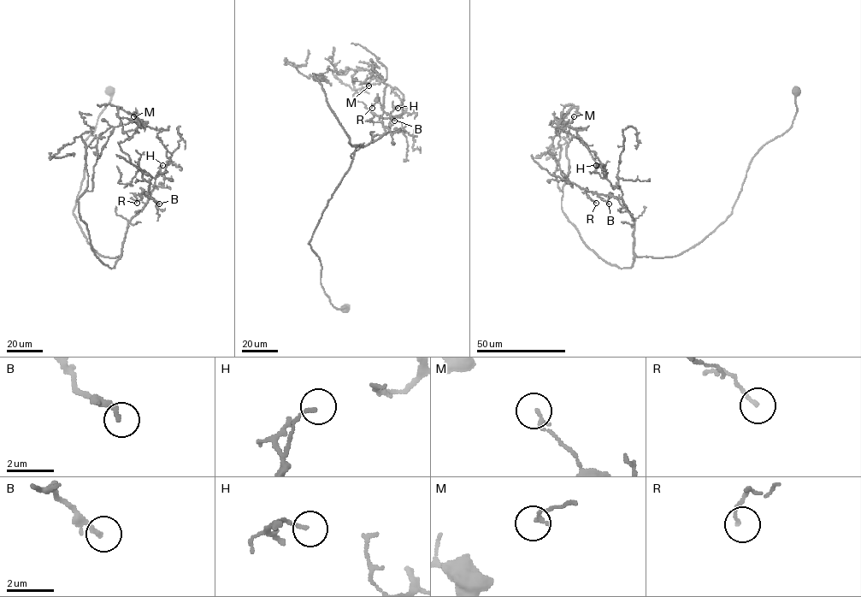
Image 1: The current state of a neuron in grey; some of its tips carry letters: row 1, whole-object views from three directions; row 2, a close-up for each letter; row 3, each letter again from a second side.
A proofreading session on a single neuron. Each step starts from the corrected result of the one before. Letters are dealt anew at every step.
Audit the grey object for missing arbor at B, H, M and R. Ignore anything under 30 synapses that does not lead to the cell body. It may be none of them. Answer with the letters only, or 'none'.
none

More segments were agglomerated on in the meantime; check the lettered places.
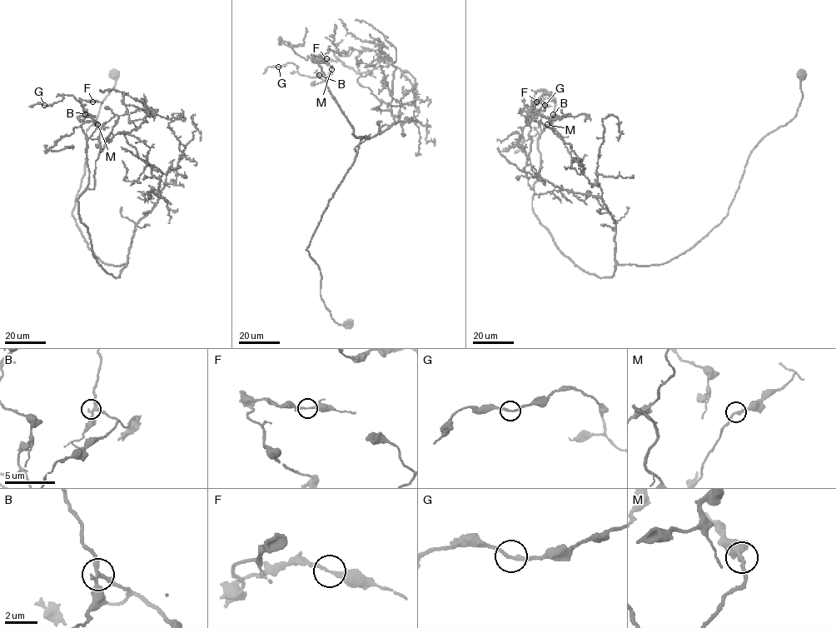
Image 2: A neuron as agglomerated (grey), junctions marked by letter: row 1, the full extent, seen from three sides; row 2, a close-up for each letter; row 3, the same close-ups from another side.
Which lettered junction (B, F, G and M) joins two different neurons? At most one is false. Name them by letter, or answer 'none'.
none

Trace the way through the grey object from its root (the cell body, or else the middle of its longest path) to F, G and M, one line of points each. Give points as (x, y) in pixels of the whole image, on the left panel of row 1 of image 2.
F: (116, 75), (72, 215), (119, 277), (78, 213), (93, 102)
G: (116, 75), (72, 215), (119, 277), (78, 213), (97, 124), (72, 96), (44, 105)
M: (116, 75), (87, 131), (72, 215), (96, 256), (126, 264), (119, 277), (94, 257), (78, 213), (97, 124)

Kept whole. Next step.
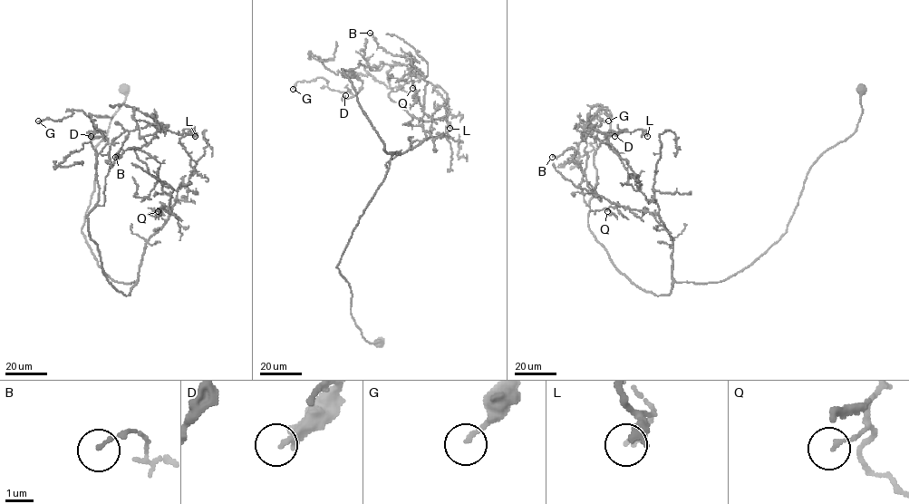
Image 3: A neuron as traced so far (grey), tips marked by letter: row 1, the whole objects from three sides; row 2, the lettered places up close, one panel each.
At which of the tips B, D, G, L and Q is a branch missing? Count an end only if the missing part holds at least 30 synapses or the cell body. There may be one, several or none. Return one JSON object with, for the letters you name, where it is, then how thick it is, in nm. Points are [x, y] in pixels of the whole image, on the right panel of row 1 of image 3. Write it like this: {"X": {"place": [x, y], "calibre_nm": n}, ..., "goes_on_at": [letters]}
{"goes_on_at": []}

